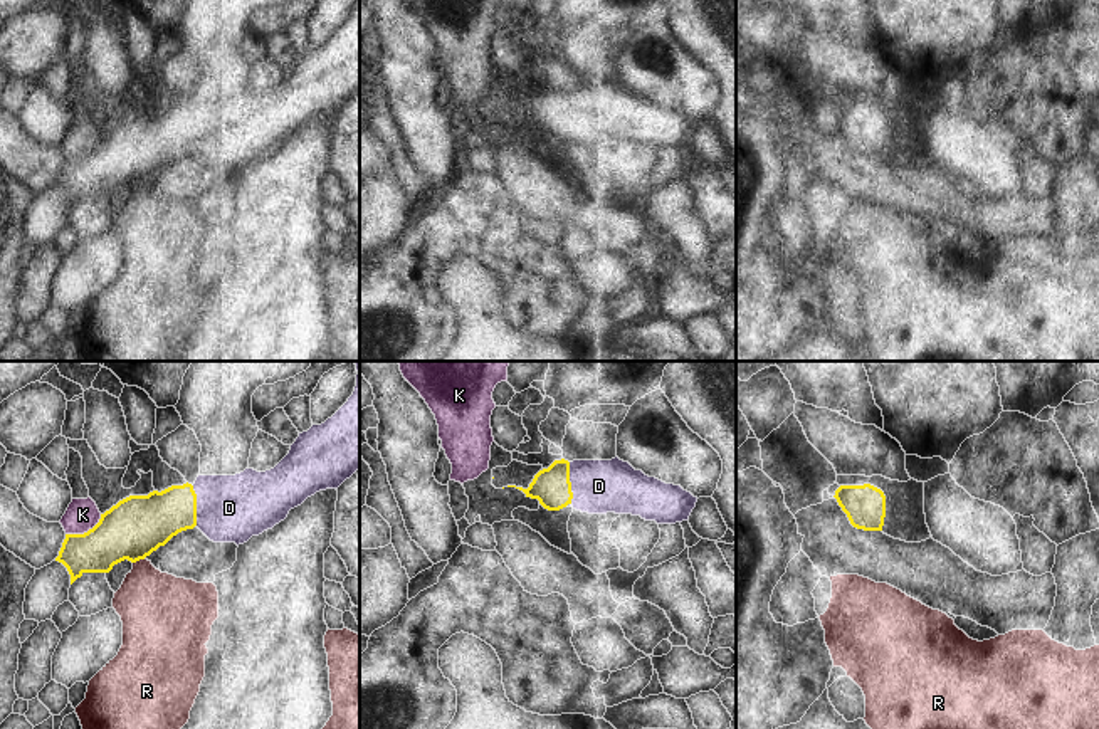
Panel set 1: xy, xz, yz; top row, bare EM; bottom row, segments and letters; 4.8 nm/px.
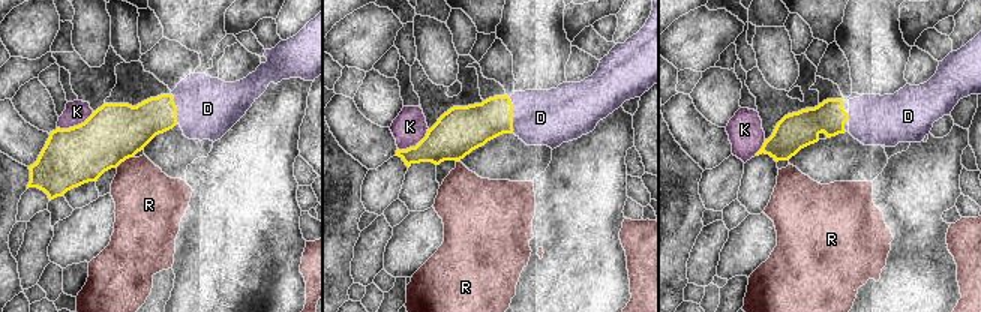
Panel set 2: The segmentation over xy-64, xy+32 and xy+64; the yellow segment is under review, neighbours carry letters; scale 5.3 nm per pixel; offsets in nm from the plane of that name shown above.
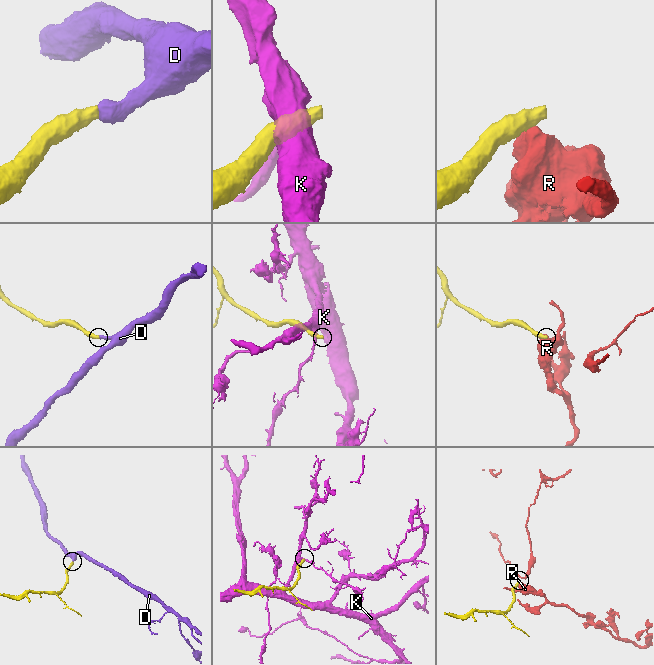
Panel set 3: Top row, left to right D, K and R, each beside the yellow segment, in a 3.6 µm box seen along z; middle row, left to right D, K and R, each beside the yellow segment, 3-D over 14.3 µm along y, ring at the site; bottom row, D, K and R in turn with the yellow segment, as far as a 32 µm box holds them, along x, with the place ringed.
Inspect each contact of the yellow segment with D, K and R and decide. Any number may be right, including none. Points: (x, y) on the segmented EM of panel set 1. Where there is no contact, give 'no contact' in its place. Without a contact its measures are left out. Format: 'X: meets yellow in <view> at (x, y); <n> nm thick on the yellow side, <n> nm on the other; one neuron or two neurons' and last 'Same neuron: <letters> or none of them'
D: meets yellow in xz at (570, 482); 180 nm thick on the yellow side, 260 nm on the other; one neuron
K: meets yellow in xy at (84, 533); 280 nm thick on the yellow side, 160 nm on the other; two neurons
R: meets yellow in xy at (138, 560); 280 nm thick on the yellow side, 360 nm on the other; two neurons
Same neuron: D

